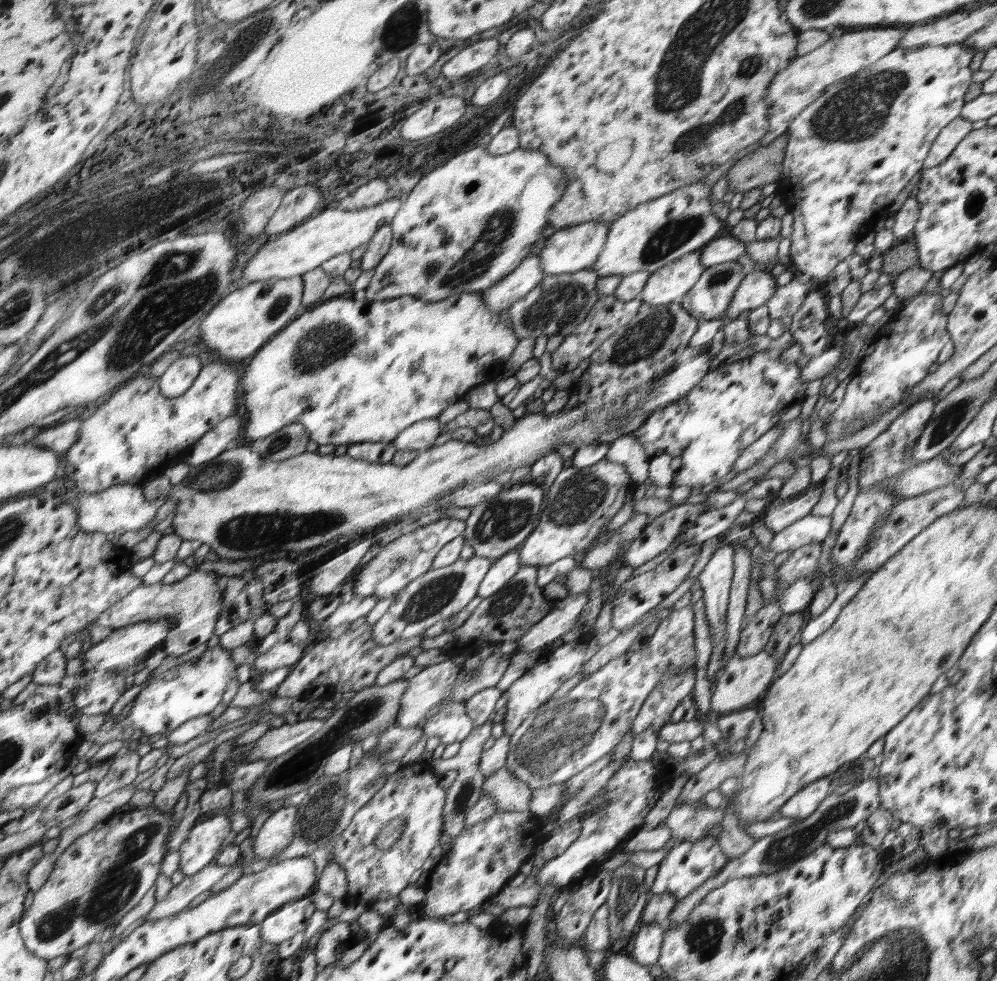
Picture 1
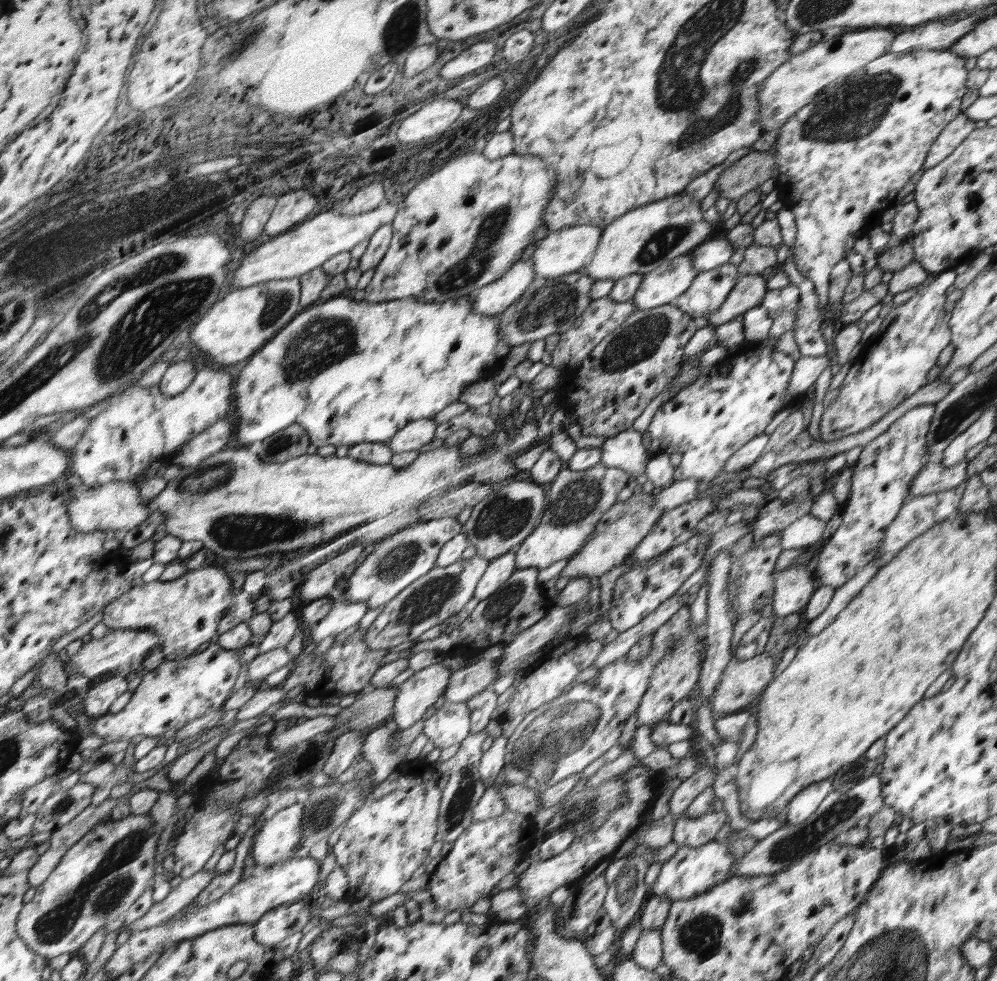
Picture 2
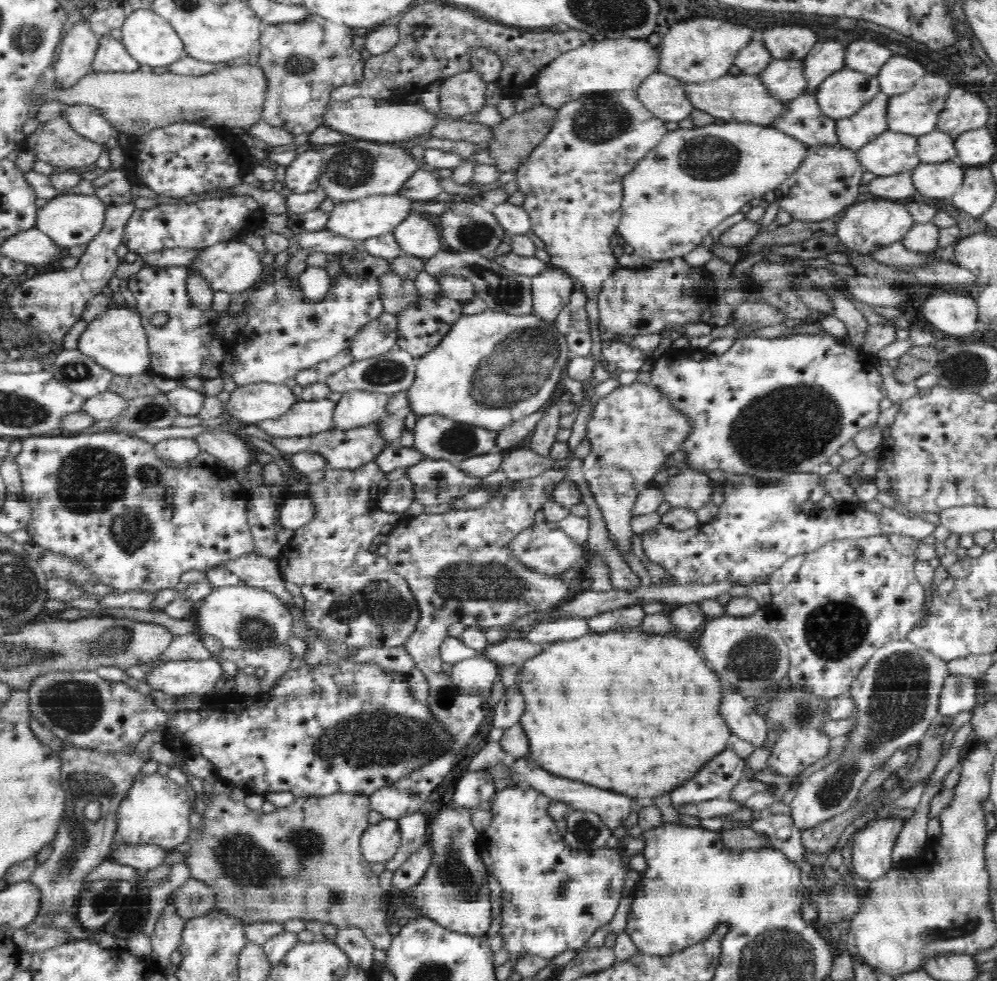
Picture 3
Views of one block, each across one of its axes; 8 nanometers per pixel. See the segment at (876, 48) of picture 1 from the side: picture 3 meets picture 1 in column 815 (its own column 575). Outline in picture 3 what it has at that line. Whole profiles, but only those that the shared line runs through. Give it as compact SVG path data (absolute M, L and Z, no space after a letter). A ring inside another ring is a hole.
M647 38L640 39L606 39L596 42L592 40L574 51L566 52L558 59L548 63L534 78L538 89L540 104L553 108L563 108L570 100L578 100L582 96L596 92L620 92L620 90L636 89L645 82L648 76L658 71L660 50L648 44Z

